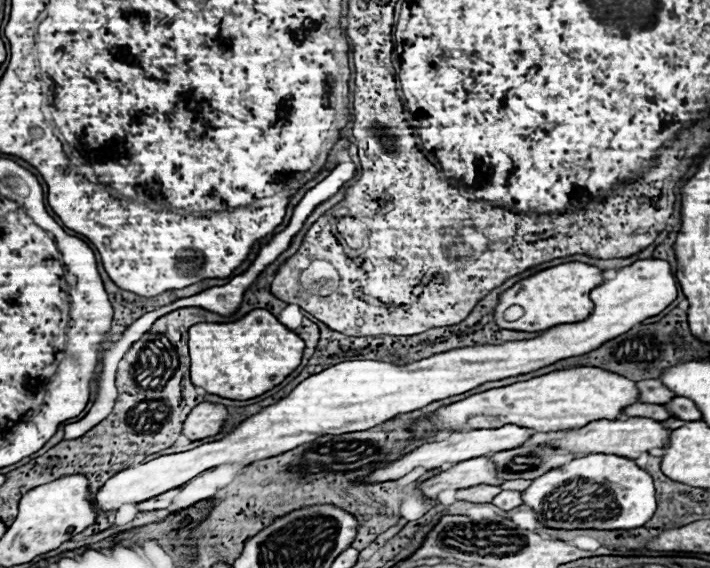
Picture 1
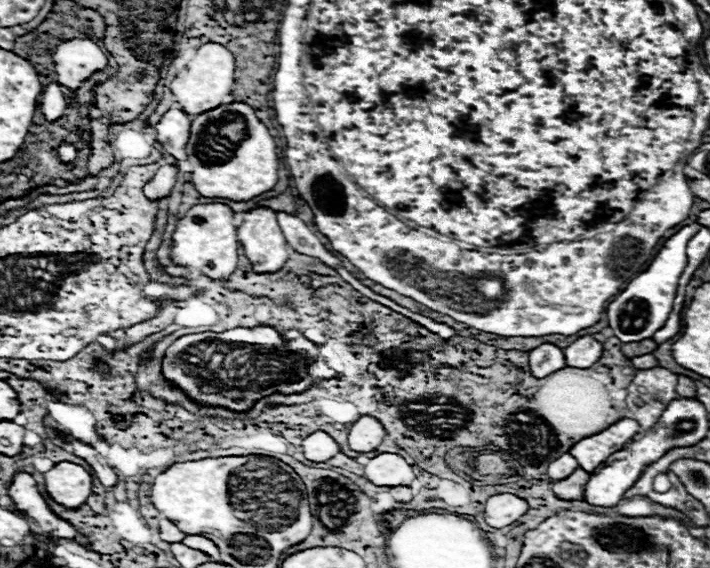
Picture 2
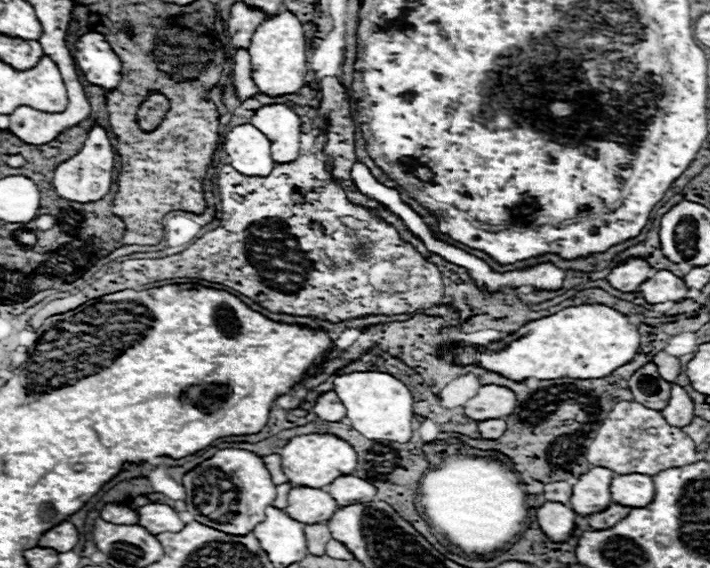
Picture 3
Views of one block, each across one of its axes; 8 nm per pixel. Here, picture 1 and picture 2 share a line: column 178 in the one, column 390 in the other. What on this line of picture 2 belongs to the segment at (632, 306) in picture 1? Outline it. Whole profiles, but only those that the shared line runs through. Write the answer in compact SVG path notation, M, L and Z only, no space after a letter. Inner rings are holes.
M390 452L370 458L364 466L364 476L376 486L412 486L416 480L412 466L402 456Z

